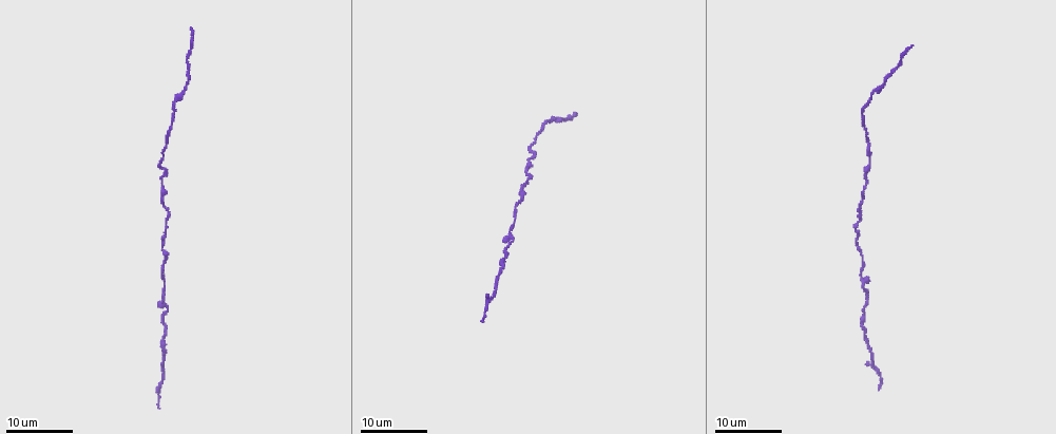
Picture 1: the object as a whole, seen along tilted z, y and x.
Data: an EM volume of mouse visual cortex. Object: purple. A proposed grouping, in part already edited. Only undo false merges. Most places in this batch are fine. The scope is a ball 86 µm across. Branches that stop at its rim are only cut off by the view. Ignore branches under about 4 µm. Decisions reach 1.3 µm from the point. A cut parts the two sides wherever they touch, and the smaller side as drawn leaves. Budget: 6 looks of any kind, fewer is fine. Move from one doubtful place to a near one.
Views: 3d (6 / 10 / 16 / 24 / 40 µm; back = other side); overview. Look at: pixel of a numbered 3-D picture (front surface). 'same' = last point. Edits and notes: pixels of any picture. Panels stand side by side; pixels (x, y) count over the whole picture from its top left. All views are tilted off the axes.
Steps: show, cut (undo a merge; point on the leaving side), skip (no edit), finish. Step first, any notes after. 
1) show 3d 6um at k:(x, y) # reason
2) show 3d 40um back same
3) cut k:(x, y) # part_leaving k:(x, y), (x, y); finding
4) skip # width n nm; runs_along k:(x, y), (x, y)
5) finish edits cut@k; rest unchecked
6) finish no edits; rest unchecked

show 3d 24um at 1:(864, 288) # a narrow waist

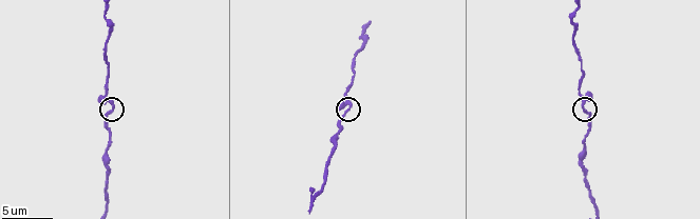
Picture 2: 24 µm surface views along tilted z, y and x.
show 3d 10um at 2:(114, 107) # zoom in

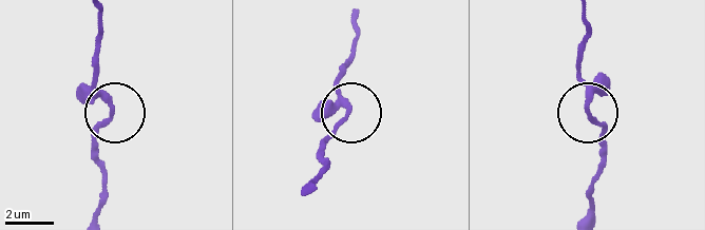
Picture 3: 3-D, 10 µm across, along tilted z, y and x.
show 3d 10um back at 3:(587, 112)

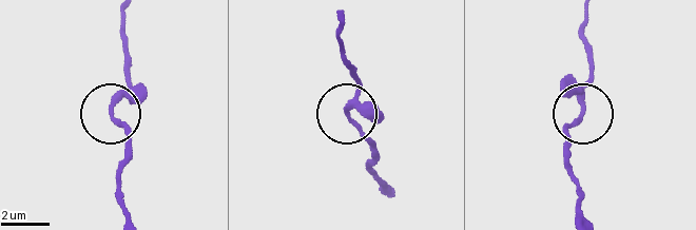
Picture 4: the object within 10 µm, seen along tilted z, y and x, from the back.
skip # runs_along 4:(584, 13), (590, 79), (580, 122), (565, 142); continuous, no second cell

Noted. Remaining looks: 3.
show 3d 10um at 2:(362, 48) # thick turns thin

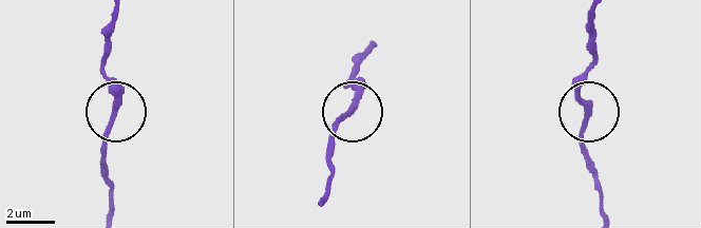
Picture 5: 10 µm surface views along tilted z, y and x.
skip # runs_along 5:(595, 16), (591, 62), (578, 94), (589, 115), (580, 151); all the same cell

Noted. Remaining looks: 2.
show 3d 16um at 2:(319, 191) # sudden change in width

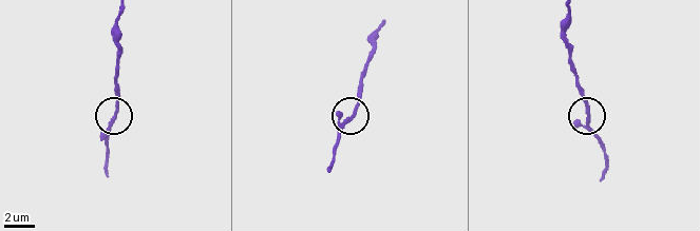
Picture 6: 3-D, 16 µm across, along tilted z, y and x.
show 3d 6um at 6:(589, 116)

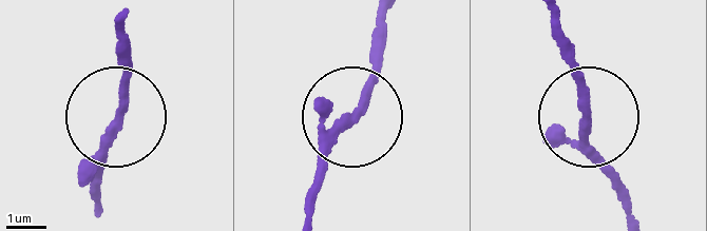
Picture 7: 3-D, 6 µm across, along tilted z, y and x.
skip # width 200 nm; runs_along 7:(123, 29), (128, 98), (92, 184); all the same cell

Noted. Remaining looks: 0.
finish no edits; rest unchecked

